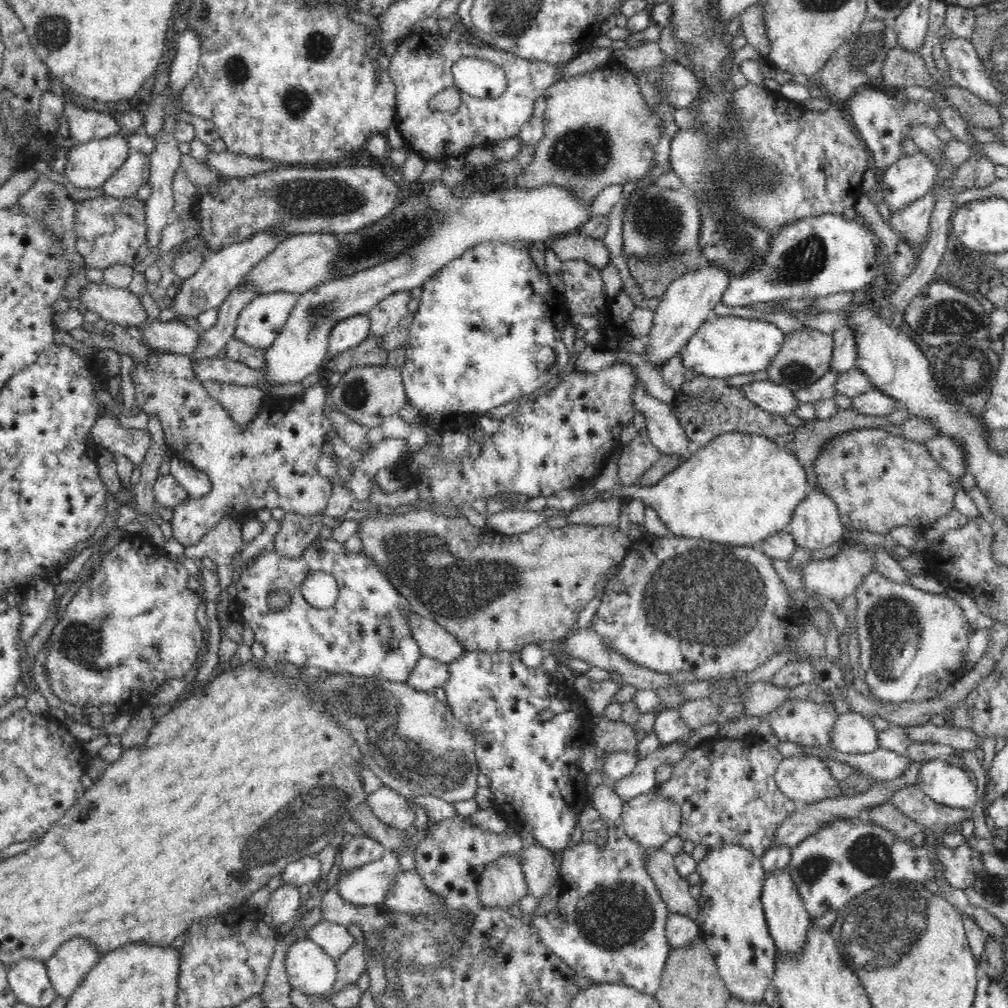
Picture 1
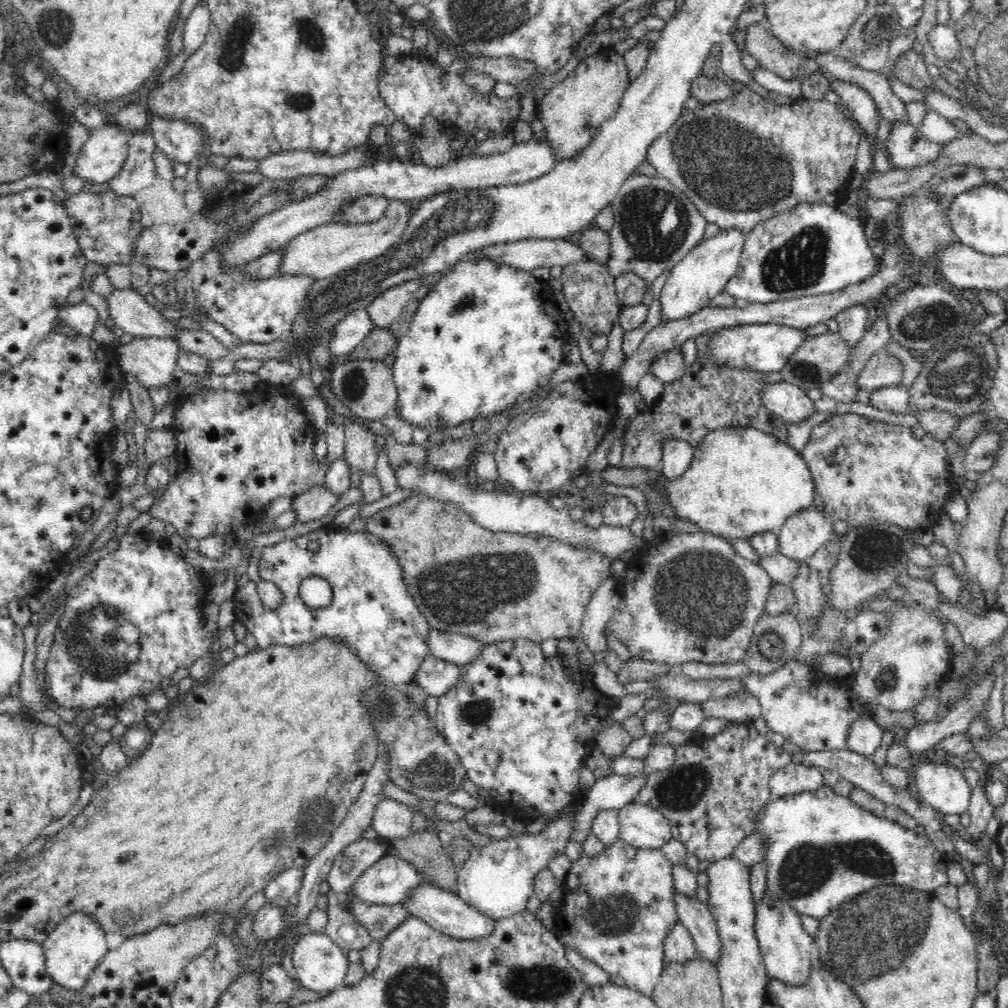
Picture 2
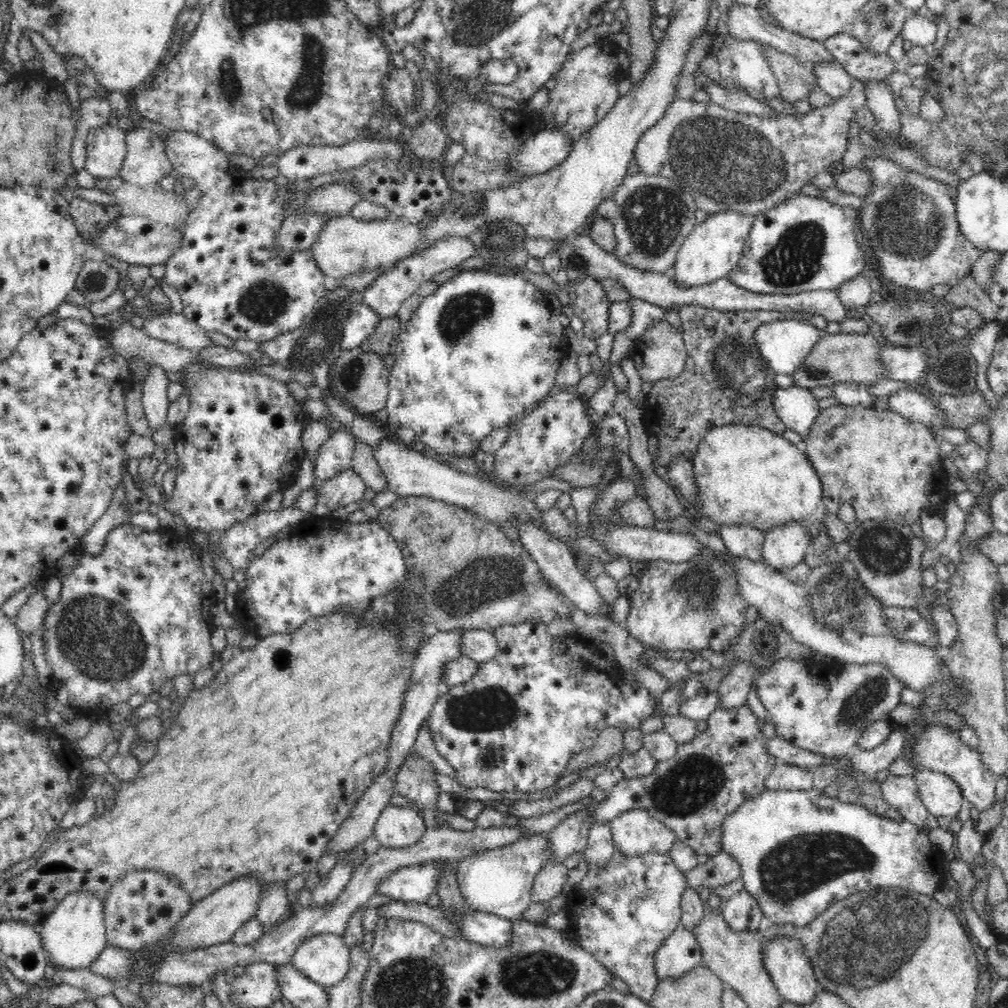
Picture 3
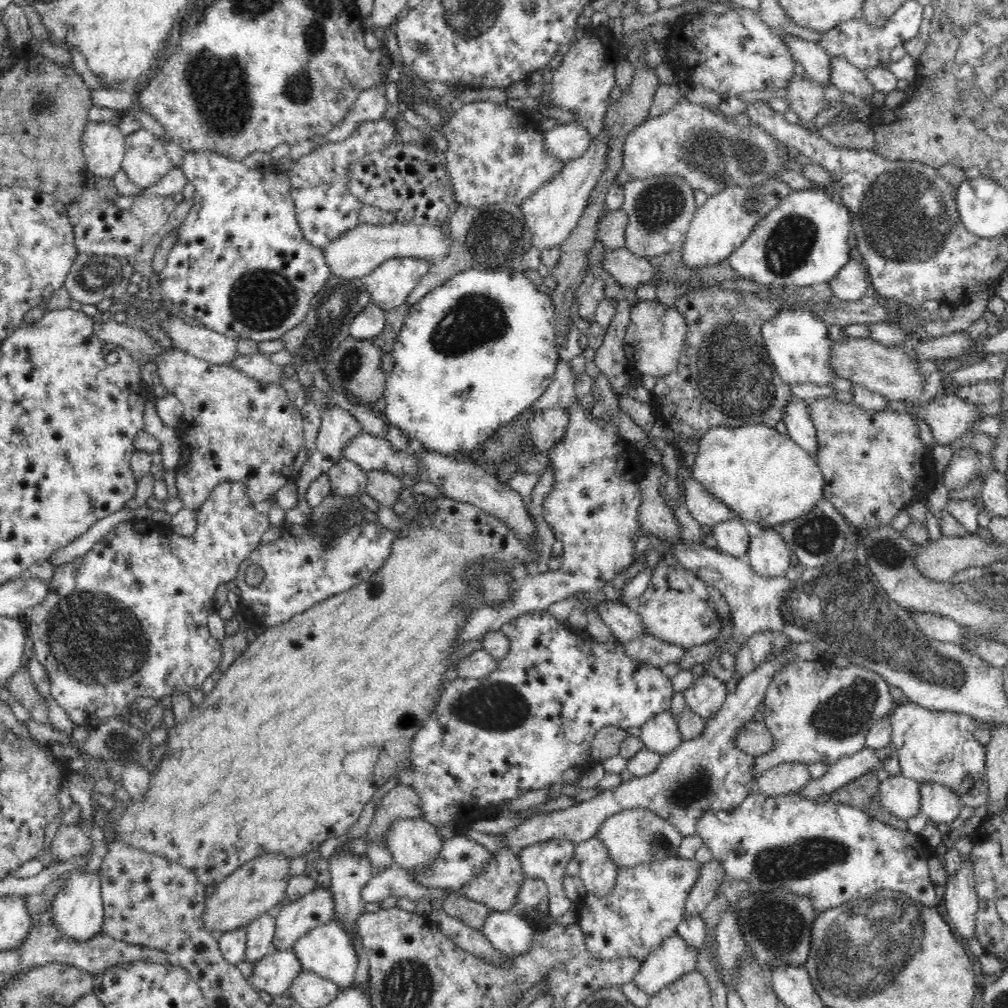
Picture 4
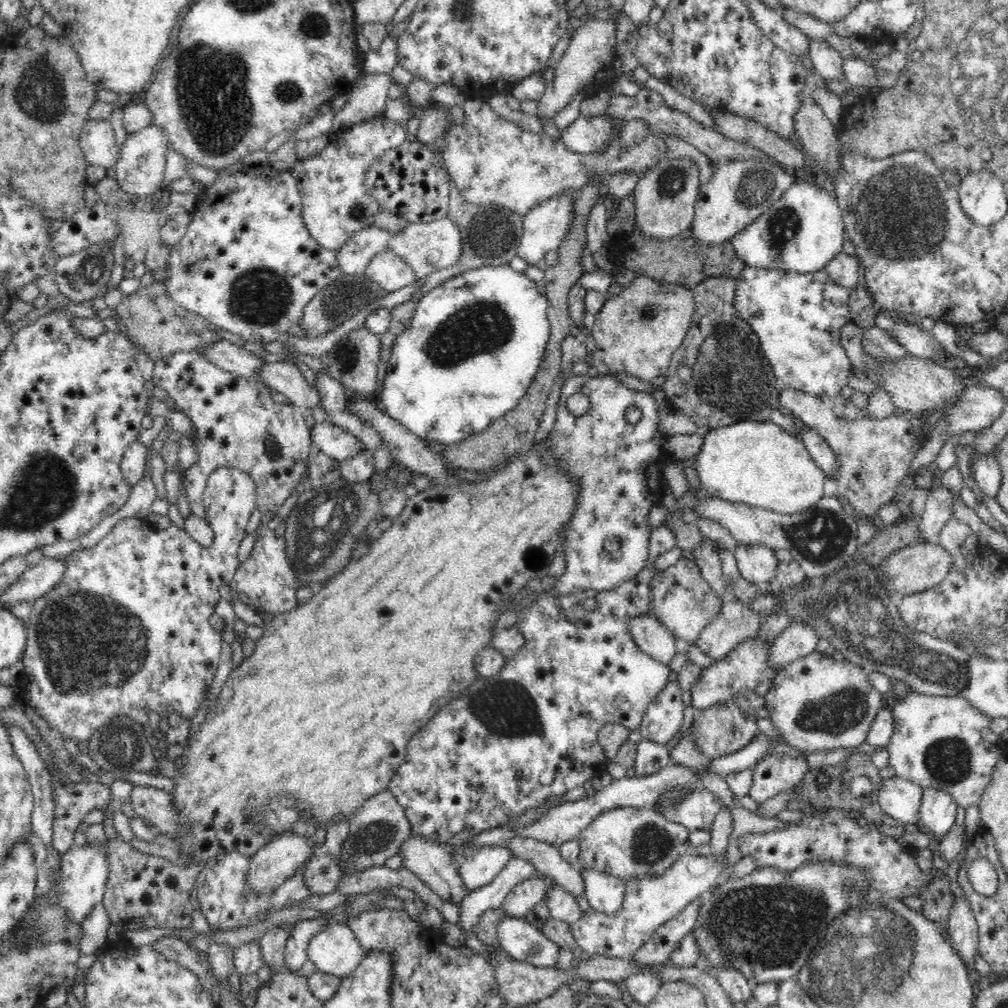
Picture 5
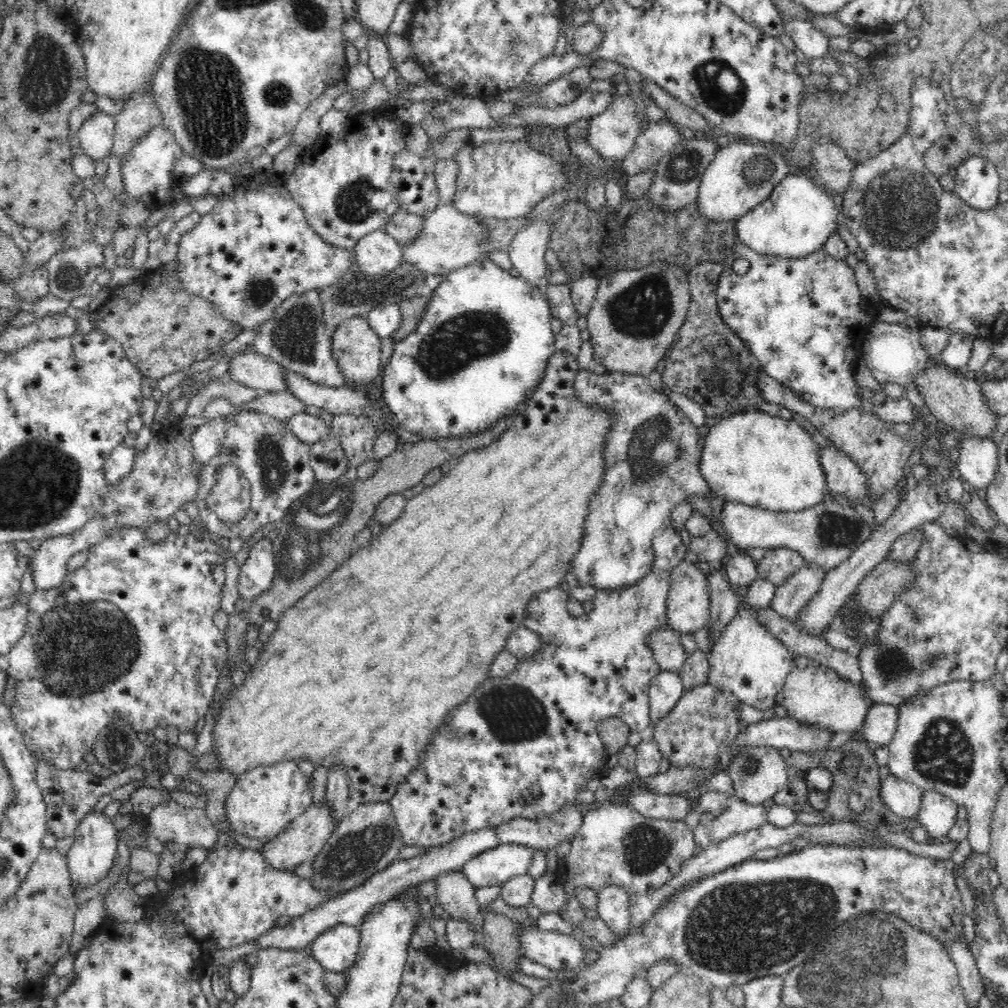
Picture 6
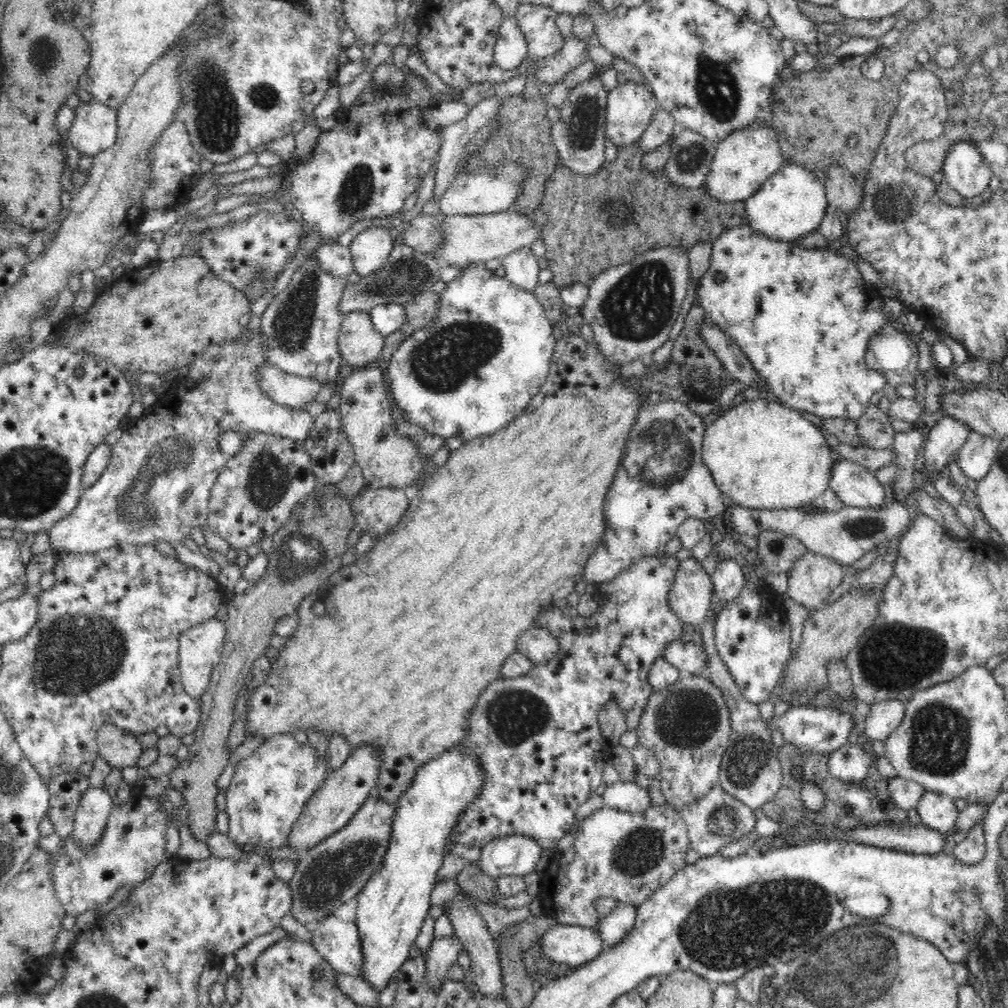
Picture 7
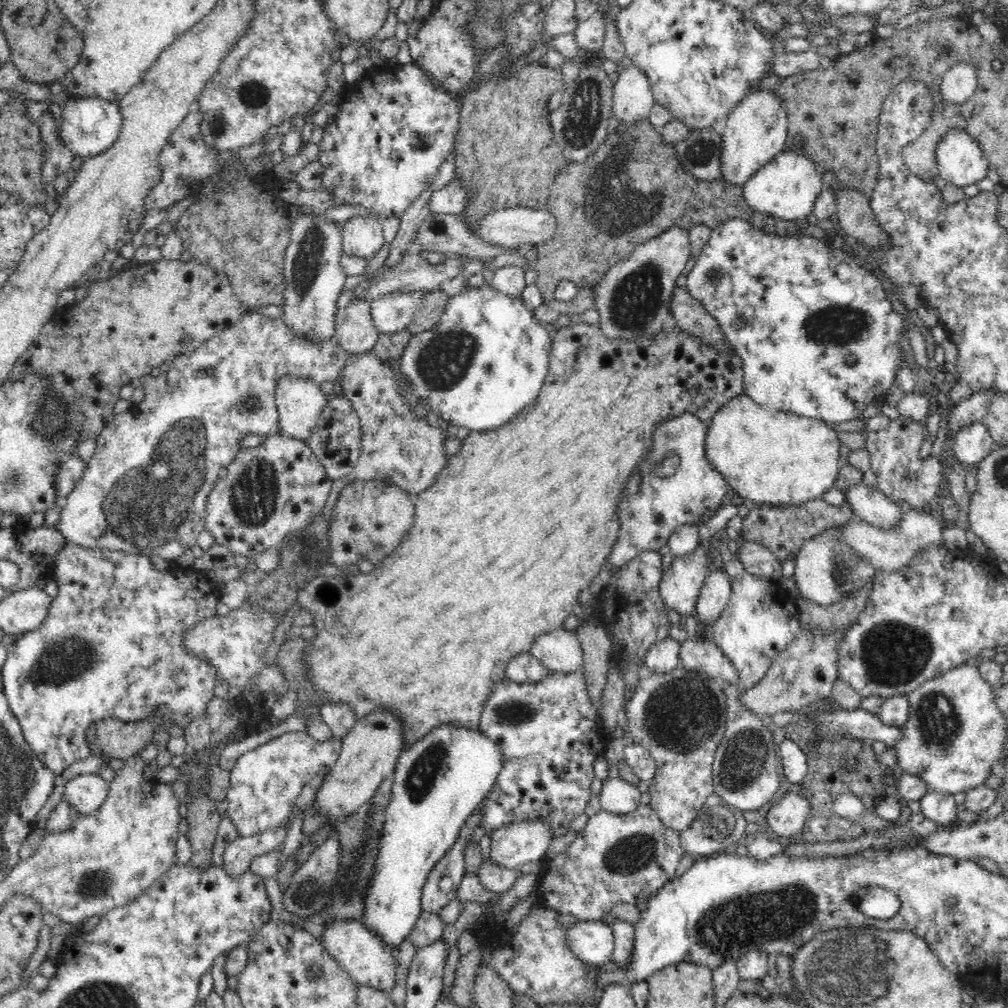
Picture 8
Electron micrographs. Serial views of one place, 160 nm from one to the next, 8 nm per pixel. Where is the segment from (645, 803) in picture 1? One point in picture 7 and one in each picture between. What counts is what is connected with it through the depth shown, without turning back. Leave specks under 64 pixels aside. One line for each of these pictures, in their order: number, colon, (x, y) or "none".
2: (640, 825)
3: (636, 832)
4: (634, 836)
5: (630, 842)
6: (615, 846)
7: (626, 856)

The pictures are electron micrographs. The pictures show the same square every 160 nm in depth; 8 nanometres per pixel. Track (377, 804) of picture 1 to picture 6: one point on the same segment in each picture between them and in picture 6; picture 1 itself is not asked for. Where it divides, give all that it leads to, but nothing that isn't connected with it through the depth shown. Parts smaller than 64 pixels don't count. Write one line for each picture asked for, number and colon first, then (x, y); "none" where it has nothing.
2: (392, 820)
3: (397, 827)
4: (414, 843)
5: (433, 864)
6: (455, 894)

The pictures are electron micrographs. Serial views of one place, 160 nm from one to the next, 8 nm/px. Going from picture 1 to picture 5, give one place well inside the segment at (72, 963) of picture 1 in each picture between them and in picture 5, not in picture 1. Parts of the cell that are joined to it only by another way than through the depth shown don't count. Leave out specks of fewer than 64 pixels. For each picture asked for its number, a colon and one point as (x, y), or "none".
2: (75, 947)
3: (74, 934)
4: (78, 910)
5: (85, 870)

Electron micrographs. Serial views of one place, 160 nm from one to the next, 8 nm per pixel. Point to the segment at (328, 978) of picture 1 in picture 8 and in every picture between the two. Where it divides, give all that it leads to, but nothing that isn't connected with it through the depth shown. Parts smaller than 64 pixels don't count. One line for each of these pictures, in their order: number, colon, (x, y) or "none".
2: (321, 965)
3: (325, 958)
4: (326, 950)
5: (335, 950)
6: (336, 949)
7: (337, 941)
8: (361, 953)

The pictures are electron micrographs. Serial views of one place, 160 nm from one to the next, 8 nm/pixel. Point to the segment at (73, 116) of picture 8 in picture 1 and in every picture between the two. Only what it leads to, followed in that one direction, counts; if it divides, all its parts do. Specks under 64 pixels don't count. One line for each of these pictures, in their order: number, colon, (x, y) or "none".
1: (90, 164)
2: (103, 155)
3: (106, 148)
4: (103, 143)
5: (98, 141)
6: (96, 136)
7: (94, 130)

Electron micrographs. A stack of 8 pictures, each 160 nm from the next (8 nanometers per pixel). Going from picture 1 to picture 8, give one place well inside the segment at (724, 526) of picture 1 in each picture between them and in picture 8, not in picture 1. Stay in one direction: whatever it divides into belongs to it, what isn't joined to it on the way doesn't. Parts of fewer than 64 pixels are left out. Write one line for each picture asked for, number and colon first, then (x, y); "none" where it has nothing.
2: (741, 481)
3: (746, 475)
4: (766, 478)
5: (758, 463)
6: (754, 458)
7: (763, 455)
8: (770, 457)

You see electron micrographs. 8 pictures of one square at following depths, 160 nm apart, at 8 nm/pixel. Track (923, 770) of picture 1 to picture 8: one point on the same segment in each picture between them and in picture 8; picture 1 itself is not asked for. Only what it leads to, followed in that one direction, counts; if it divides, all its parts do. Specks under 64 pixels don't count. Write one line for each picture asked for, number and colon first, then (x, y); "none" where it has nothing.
2: (942, 786)
3: (940, 794)
4: (938, 802)
5: (937, 811)
6: (937, 814)
7: (938, 812)
8: (940, 807)

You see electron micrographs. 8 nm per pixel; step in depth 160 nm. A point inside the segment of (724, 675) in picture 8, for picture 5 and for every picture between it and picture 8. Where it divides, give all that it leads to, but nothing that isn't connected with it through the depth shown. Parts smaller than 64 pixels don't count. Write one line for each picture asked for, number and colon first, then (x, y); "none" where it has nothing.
5: (653, 638)
6: (669, 653)
7: (688, 656)

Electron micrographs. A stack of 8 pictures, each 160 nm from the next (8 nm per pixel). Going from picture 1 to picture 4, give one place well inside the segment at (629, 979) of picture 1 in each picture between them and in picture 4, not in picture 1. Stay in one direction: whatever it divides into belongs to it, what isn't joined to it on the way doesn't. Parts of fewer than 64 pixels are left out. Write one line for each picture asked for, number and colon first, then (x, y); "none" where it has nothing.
2: (617, 907)
3: (621, 913)
4: (647, 904)

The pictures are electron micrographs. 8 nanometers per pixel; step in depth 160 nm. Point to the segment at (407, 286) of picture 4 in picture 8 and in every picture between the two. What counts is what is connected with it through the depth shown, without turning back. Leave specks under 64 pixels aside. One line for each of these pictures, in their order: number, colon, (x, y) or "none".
5: (391, 273)
6: (377, 253)
7: (370, 249)
8: (362, 236)

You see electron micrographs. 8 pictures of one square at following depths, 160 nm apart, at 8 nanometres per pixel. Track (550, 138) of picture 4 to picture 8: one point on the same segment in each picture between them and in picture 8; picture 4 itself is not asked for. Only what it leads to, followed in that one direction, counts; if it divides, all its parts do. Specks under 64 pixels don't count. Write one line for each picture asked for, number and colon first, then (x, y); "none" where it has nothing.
5: (586, 135)
6: (613, 134)
7: (630, 107)
8: (632, 100)

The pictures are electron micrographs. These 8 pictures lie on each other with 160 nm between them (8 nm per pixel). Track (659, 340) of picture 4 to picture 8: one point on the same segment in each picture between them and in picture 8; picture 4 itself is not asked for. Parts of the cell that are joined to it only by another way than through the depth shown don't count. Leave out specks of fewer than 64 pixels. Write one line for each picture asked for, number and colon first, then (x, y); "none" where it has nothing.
5: (637, 332)
6: (636, 314)
7: (632, 307)
8: (632, 299)

